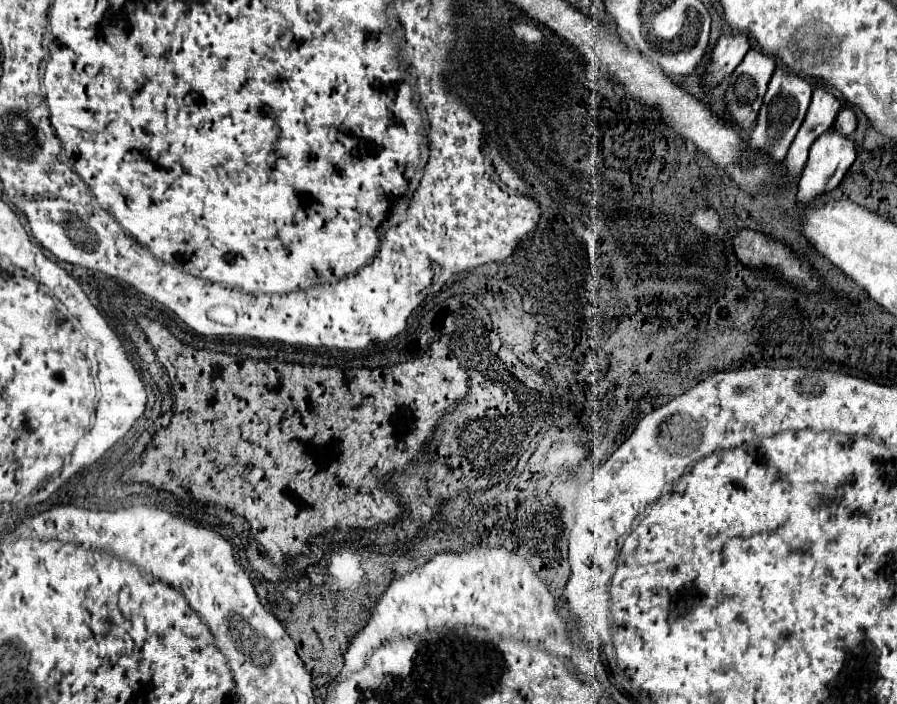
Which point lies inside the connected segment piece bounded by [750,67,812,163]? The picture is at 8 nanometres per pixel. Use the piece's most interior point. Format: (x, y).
(788, 96)

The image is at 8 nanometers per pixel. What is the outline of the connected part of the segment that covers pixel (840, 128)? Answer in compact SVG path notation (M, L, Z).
M842 109L836 117L836 123L834 123L834 129L842 135L852 135L854 129L856 129L856 115L852 109Z

